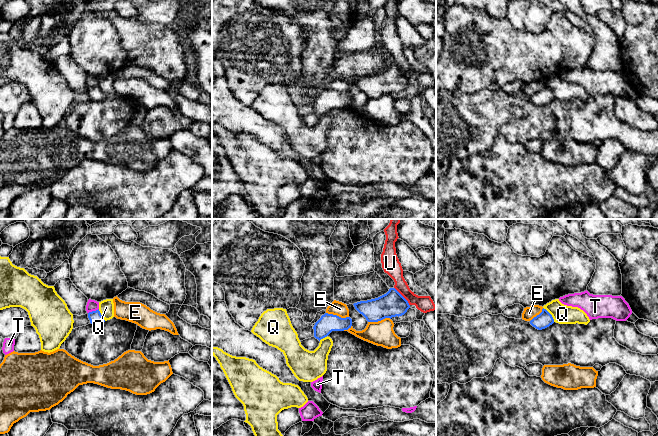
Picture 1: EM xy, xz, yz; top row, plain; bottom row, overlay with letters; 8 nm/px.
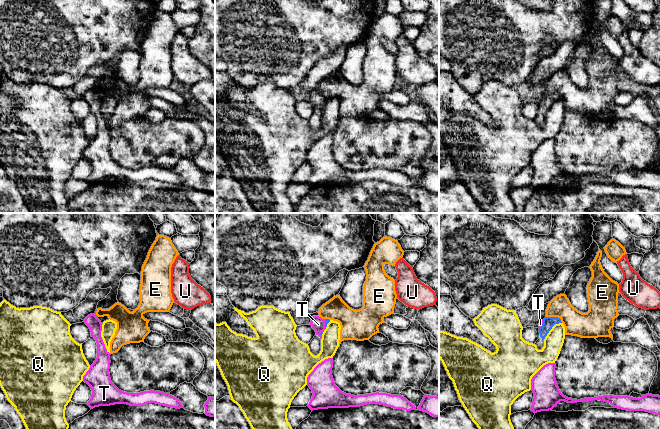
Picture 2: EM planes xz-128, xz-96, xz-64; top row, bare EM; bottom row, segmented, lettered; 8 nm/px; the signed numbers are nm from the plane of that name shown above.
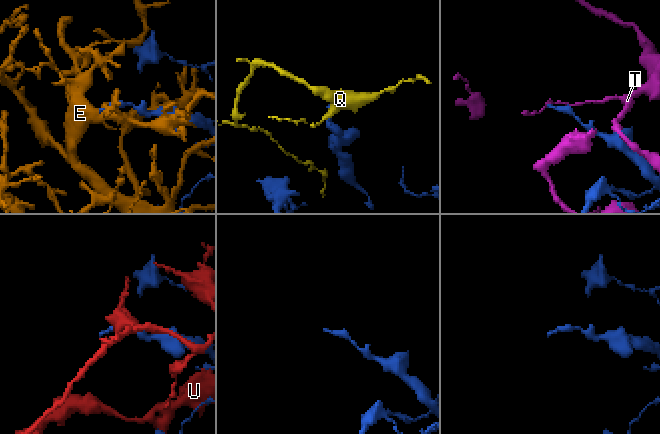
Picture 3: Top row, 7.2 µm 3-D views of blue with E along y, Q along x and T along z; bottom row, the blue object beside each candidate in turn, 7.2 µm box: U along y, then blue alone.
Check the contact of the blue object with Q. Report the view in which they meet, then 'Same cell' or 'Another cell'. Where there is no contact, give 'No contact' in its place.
Touches blue in yz. Another cell

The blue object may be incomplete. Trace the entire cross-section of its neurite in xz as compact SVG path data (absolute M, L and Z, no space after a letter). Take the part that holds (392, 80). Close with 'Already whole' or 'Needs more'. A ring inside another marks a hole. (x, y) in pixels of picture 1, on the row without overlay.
M390 64L386 70L378 74L360 77L353 81L368 98L402 92L410 84L408 77L395 64Z. Already whole

